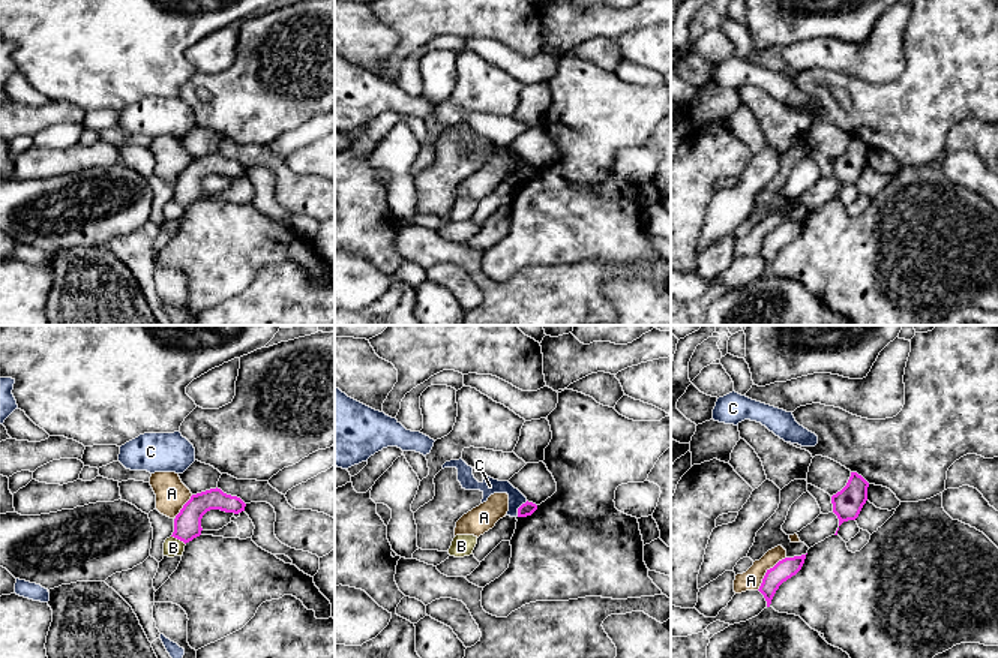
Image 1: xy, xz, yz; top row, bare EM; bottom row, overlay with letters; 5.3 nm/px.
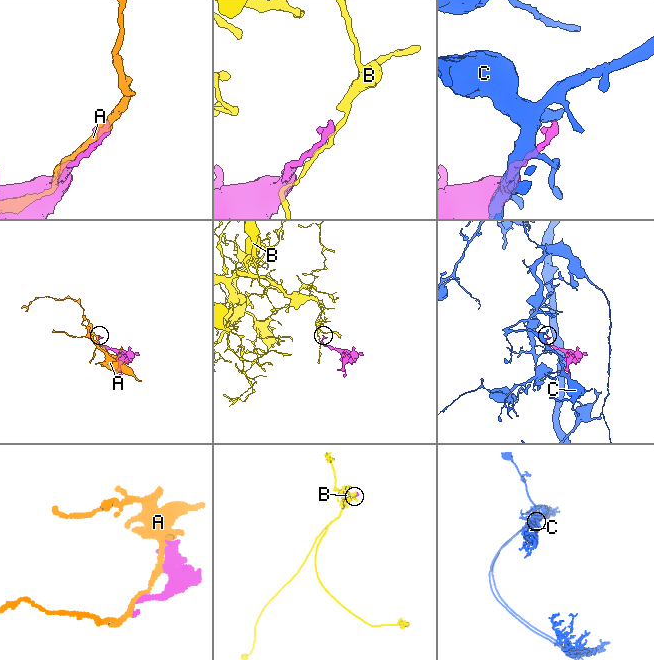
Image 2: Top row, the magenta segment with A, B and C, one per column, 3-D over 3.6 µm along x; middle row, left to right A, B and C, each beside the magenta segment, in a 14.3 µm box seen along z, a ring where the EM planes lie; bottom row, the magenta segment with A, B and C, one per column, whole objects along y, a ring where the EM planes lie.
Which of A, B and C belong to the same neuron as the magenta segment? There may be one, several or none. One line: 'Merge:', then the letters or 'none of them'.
Merge: none of them

